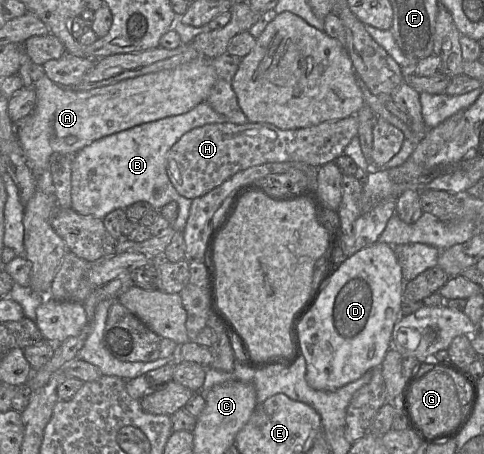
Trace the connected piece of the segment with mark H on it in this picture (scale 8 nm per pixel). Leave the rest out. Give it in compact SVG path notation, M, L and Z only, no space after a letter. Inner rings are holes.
M355 115L290 130L282 130L269 123L237 125L227 121L206 124L188 131L171 147L167 155L167 174L177 192L193 200L253 166L293 161L321 167L335 162L357 134L358 120Z

